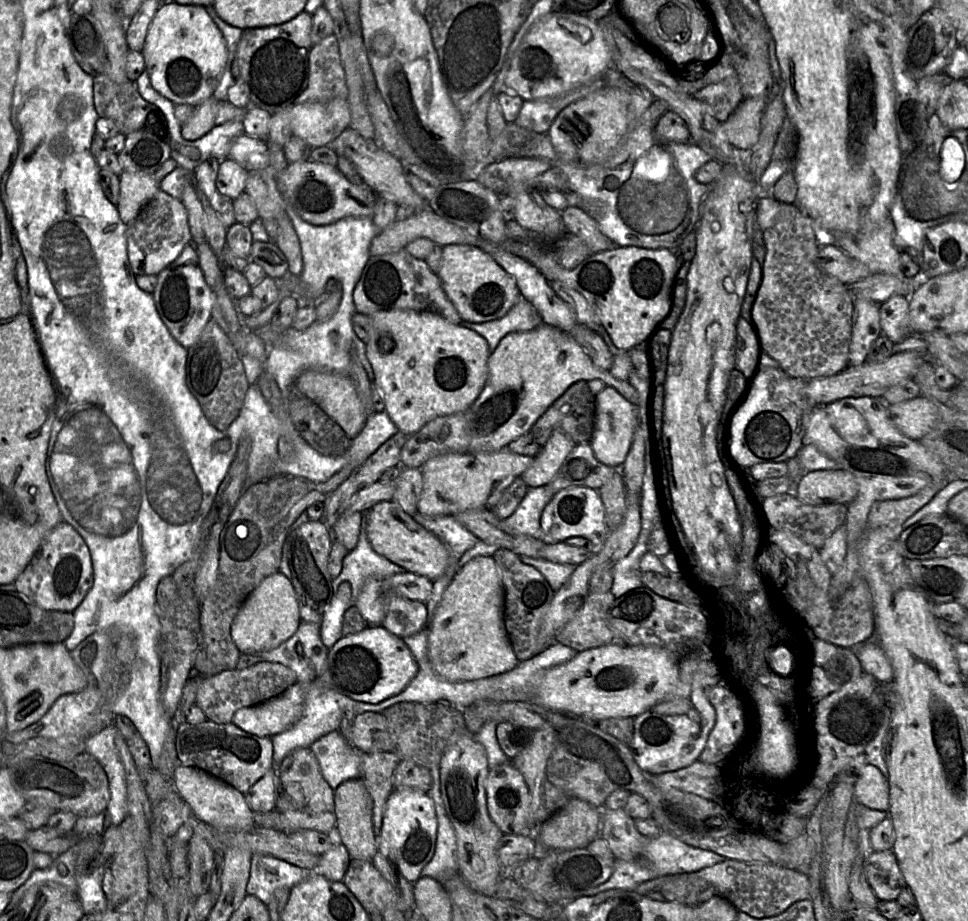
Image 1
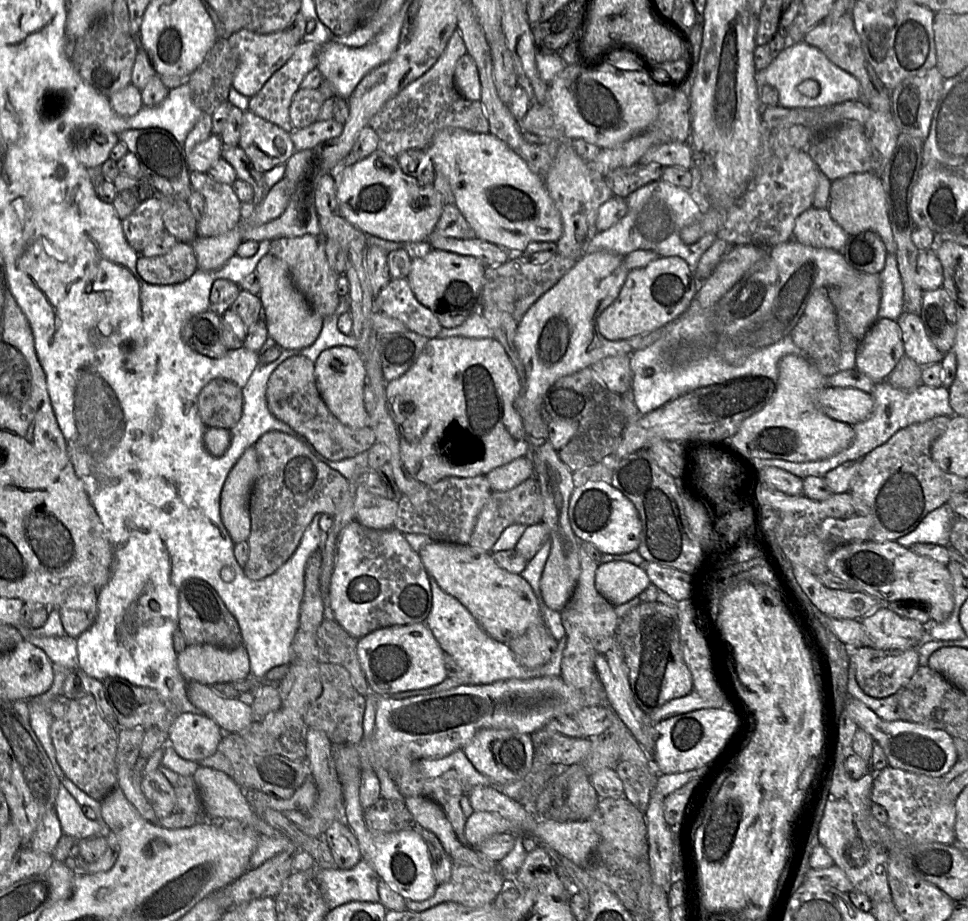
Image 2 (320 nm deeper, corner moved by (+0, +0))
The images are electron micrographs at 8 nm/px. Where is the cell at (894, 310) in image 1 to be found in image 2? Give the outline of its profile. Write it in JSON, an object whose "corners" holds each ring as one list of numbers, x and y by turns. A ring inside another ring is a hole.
{"corners":[[904,311,896,322,901,329,904,352,908,357,920,366,941,363,944,353,930,340,920,315]]}

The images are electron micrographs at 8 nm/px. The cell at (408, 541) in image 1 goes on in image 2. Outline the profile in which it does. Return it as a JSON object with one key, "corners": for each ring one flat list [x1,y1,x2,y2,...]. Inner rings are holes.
{"corners":[[433,541,418,552,428,575,448,594,458,599,492,638,508,643,530,626,544,622,530,584,520,574,500,567,491,552,469,544]]}

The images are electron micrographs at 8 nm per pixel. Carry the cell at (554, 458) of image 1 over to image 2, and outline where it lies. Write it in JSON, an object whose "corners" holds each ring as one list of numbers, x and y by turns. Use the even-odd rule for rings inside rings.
{"corners":[[520,457,494,468,485,476,492,491,508,491,534,475,532,461,527,457]]}

